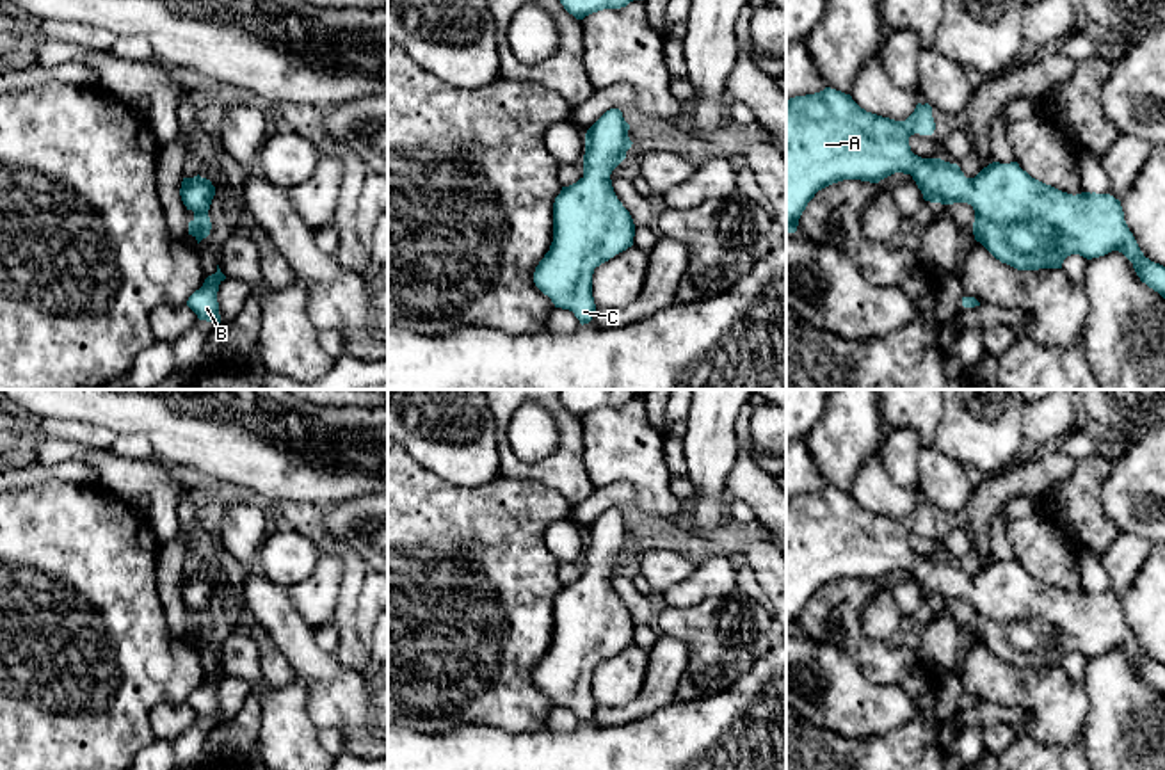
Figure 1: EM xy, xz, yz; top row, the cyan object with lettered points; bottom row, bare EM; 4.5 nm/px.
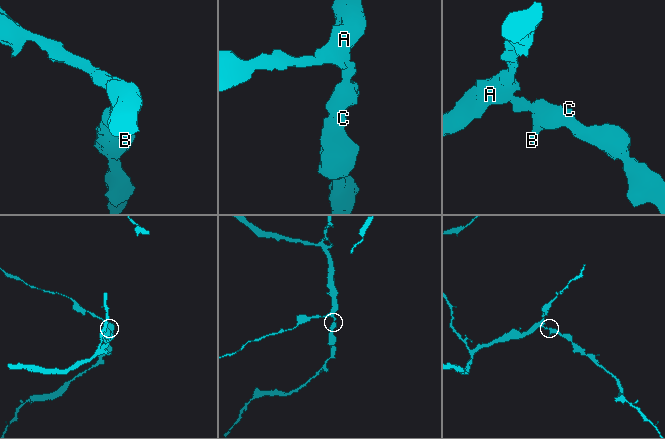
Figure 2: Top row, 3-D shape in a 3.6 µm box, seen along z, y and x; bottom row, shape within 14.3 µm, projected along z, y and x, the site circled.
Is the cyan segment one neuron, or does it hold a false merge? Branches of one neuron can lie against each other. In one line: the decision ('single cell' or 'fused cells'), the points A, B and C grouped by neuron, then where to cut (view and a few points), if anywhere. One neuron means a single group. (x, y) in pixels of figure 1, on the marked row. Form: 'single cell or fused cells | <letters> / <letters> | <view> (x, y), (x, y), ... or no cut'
single cell | A B C | no cut

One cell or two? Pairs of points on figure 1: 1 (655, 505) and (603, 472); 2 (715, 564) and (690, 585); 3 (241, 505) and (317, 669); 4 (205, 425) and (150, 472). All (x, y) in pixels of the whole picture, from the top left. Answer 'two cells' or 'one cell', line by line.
1: one cell
2: one cell
3: one cell
4: two cells

